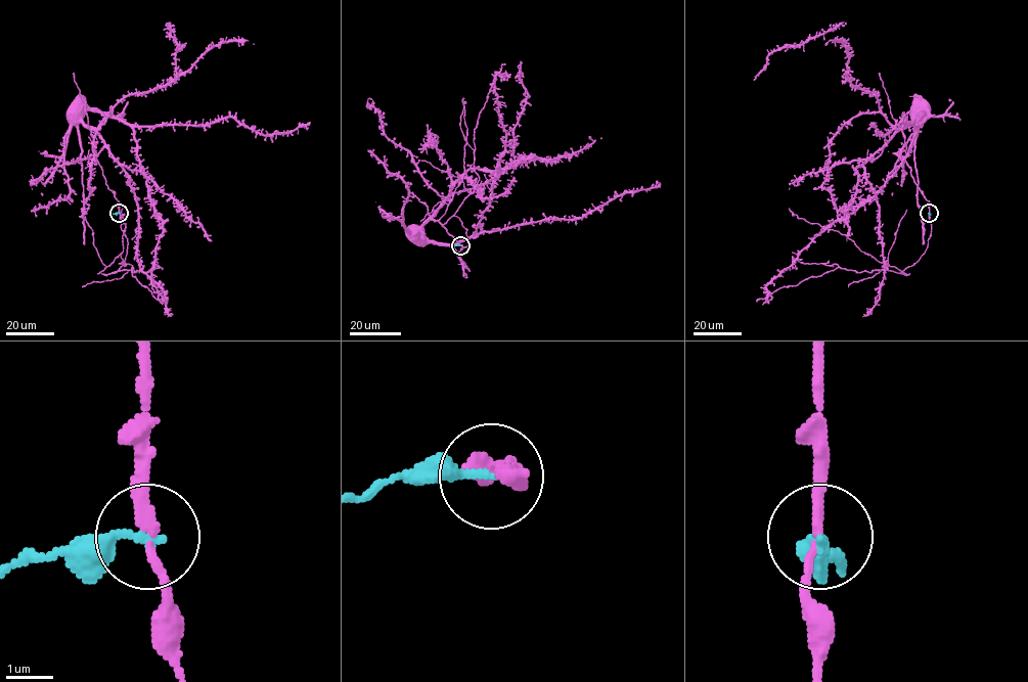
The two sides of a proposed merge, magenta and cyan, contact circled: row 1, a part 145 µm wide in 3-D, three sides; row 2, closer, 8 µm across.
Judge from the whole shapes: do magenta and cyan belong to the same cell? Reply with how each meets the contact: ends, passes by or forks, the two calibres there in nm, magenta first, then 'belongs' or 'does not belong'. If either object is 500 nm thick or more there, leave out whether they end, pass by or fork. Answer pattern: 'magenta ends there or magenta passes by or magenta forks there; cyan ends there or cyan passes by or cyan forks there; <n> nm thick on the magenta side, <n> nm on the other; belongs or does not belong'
magenta passes by; cyan ends there; 220 nm thick on the magenta side, 240 nm on the other; does not belong

